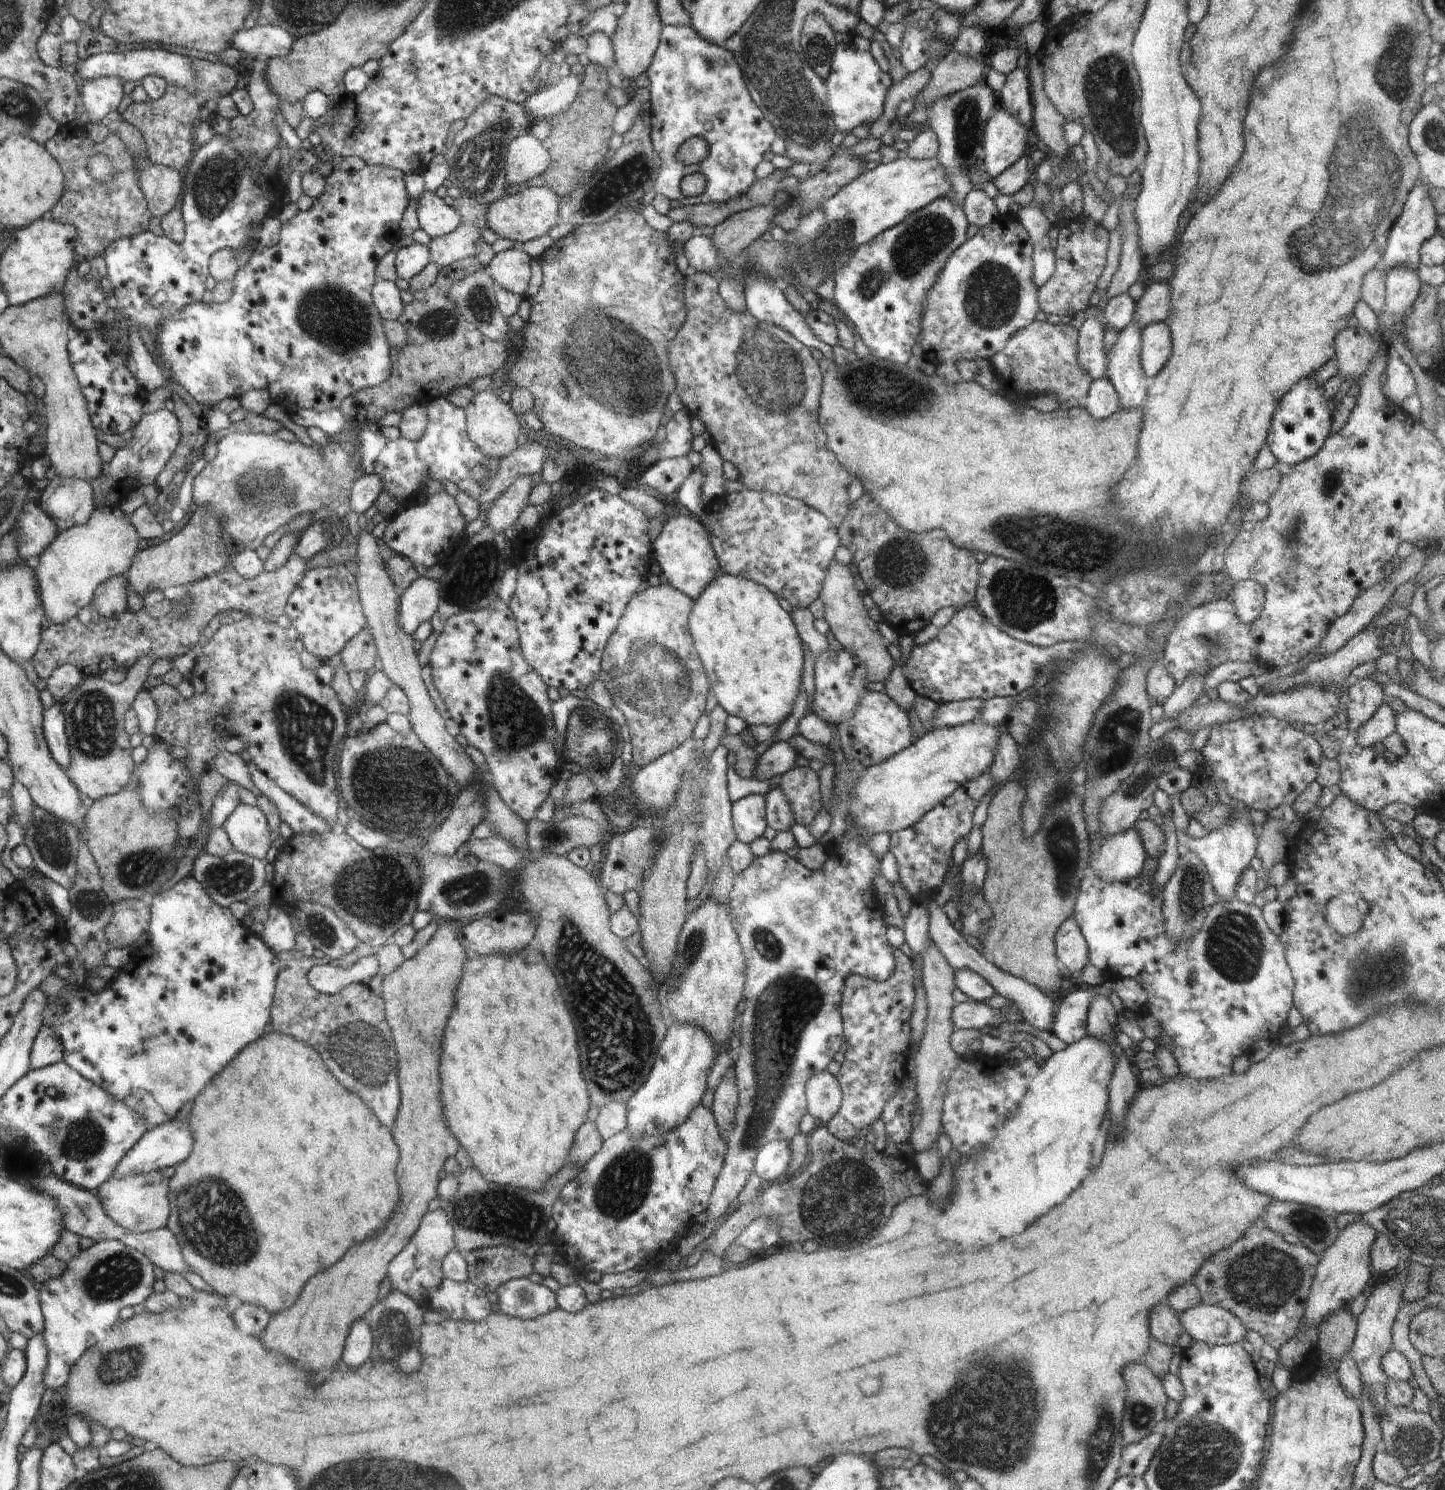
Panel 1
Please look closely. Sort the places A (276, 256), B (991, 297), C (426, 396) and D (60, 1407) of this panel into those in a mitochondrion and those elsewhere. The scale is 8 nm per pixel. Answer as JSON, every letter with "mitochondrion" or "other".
{"A":"other","B":"mitochondrion","C":"other","D":"other"}

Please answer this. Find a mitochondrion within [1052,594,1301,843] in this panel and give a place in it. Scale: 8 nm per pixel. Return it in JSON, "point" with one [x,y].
{"point":[1116,739]}

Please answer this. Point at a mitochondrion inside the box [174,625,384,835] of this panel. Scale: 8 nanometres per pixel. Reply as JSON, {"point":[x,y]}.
{"point":[305,726]}

